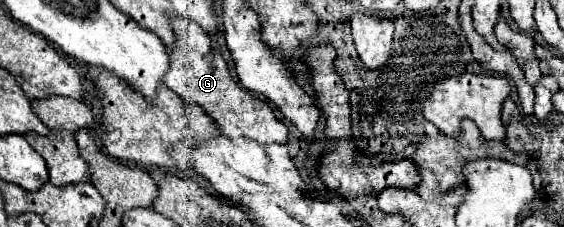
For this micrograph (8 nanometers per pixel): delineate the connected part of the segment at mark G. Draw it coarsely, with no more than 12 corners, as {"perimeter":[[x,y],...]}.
{"perimeter":[[175,17],[165,85],[231,139],[289,143],[273,109],[231,79],[213,39]]}

